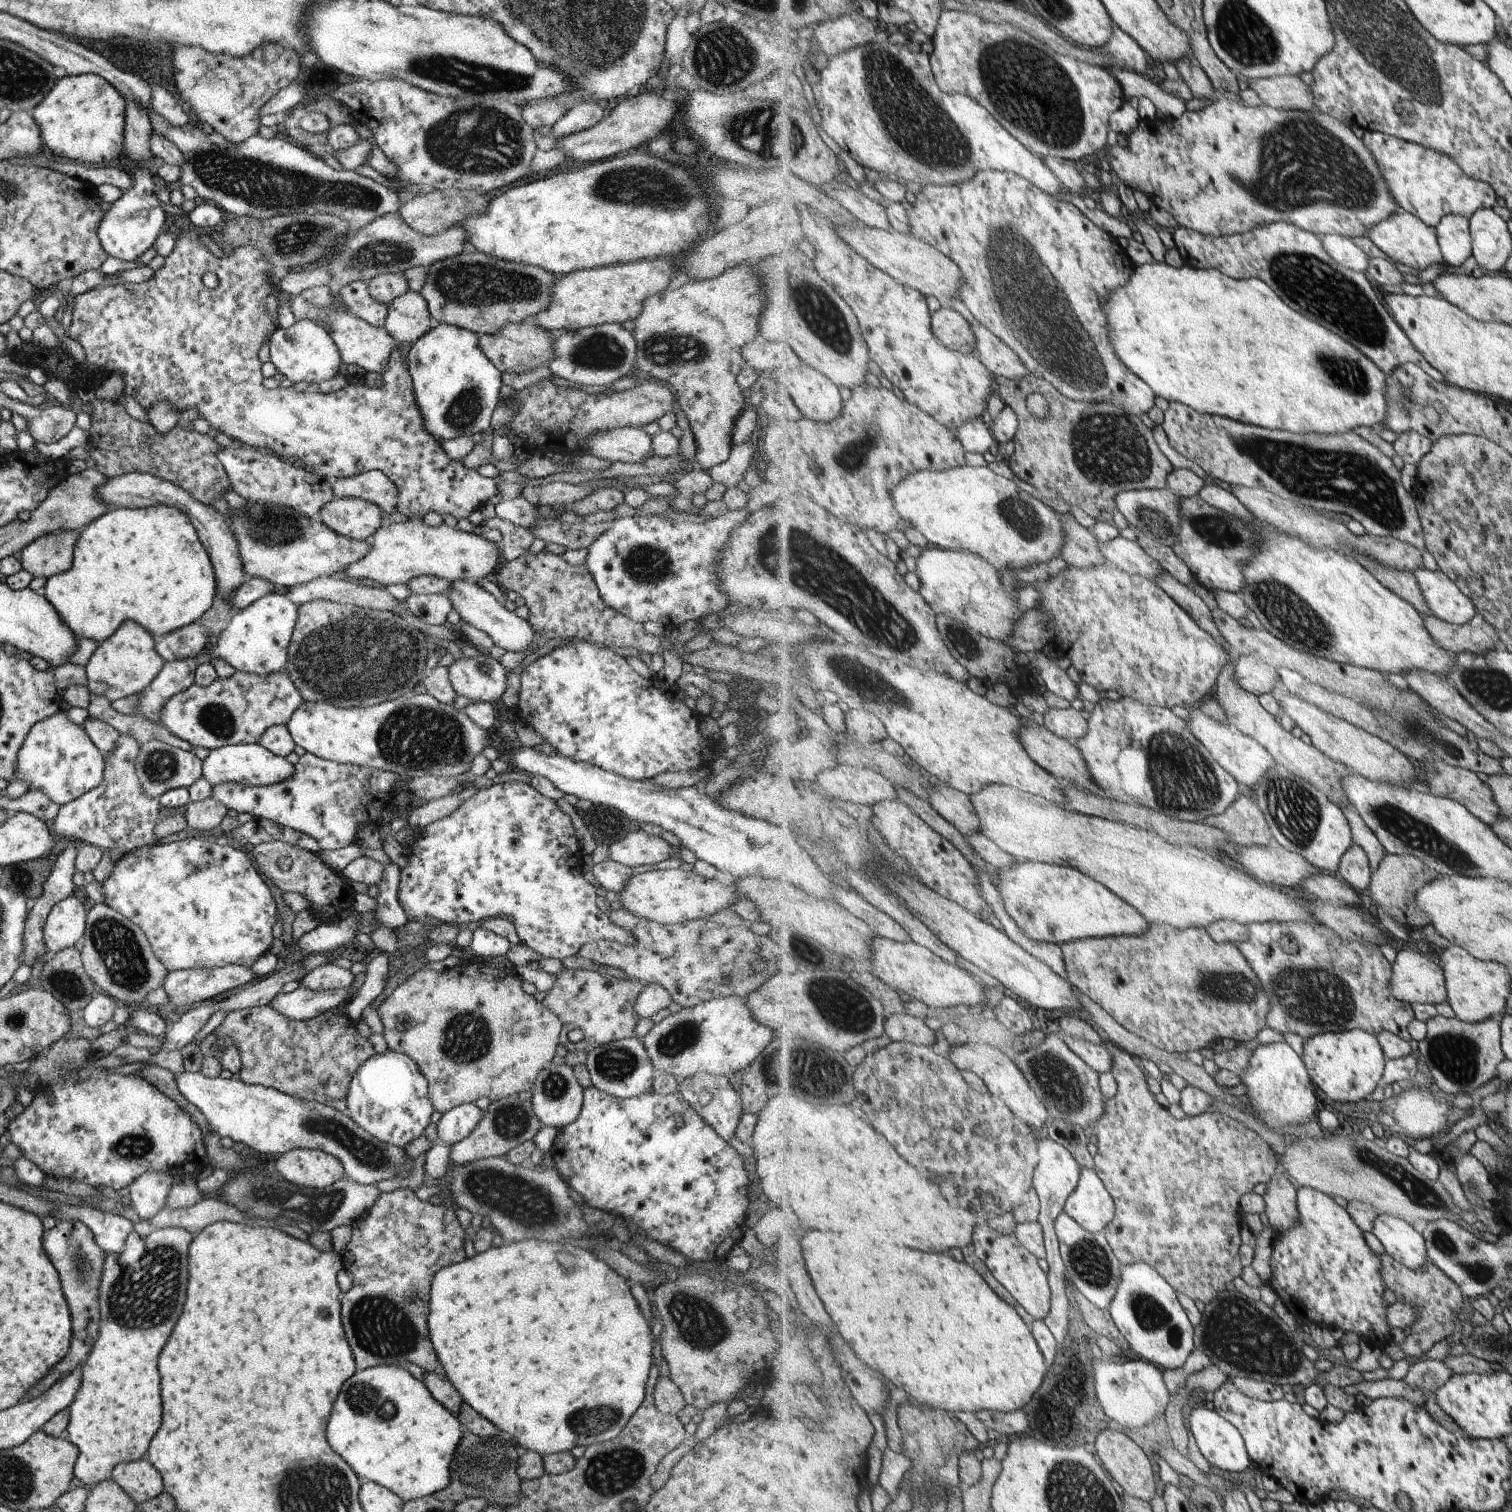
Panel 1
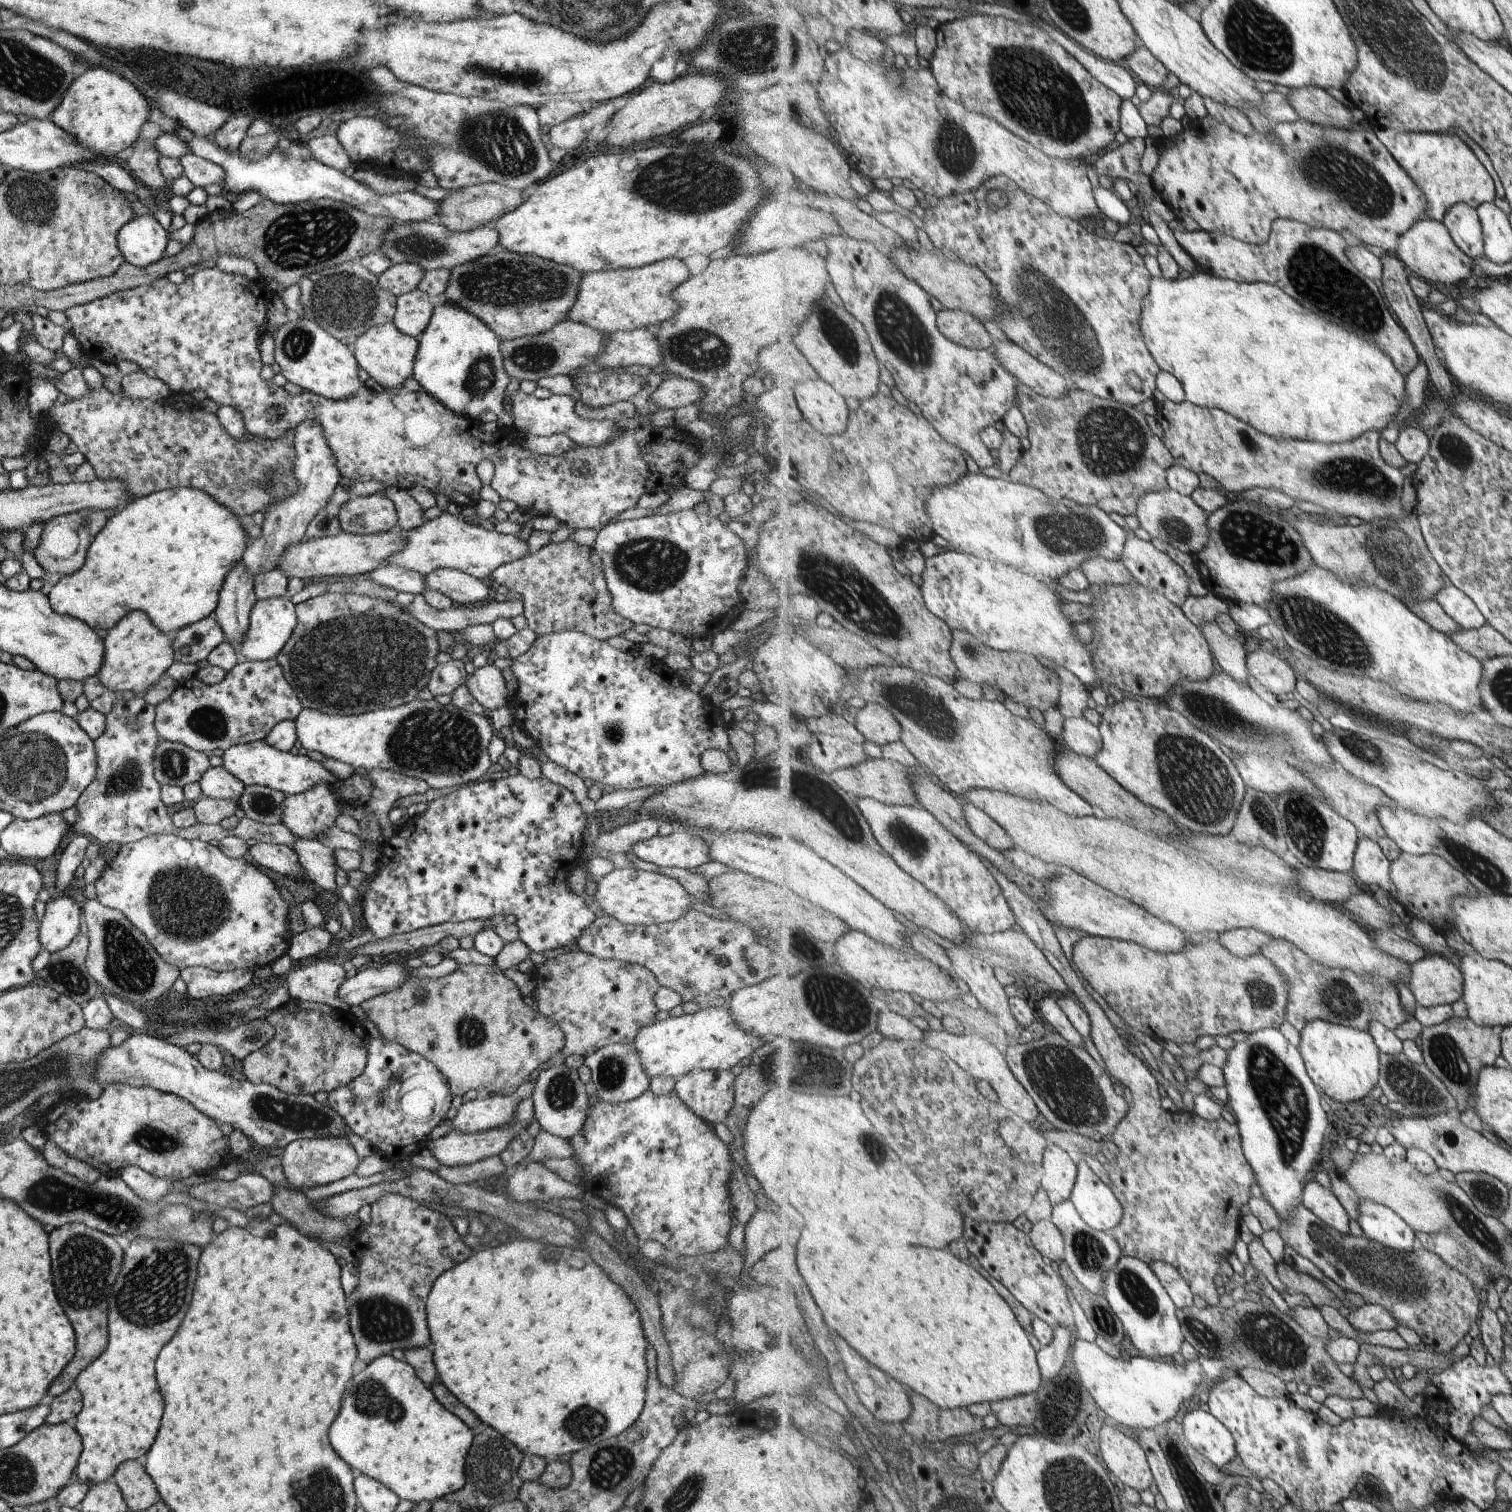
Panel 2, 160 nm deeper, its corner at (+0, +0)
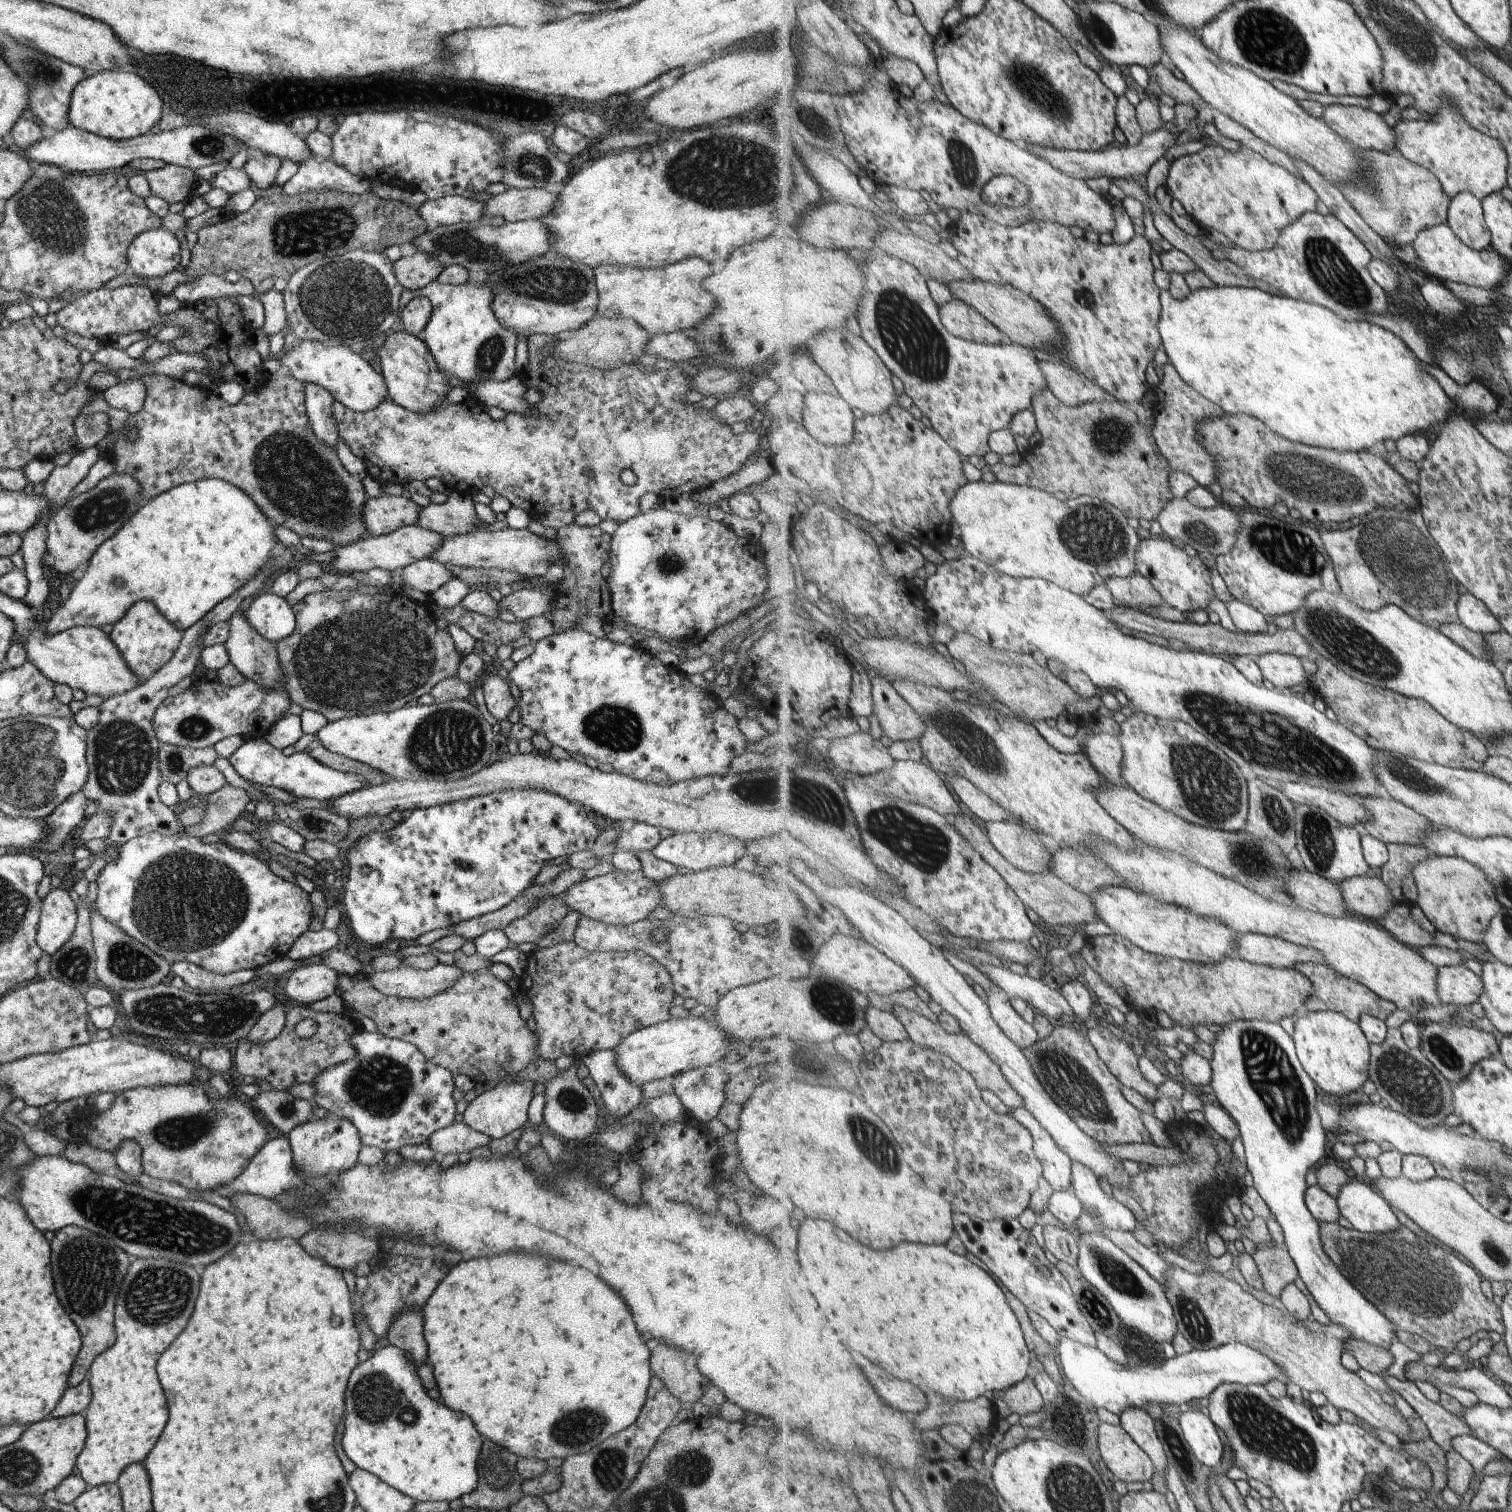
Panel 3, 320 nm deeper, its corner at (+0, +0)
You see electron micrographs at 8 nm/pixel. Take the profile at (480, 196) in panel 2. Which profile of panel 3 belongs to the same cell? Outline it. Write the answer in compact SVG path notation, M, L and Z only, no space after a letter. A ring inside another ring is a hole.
M511 187L502 194L493 195L485 201L485 216L501 216L508 223L540 219L552 211L556 196L544 189Z

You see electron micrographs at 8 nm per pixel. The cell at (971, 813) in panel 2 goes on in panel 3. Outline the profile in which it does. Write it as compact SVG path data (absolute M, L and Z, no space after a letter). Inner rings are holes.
M986 822L990 841L999 852L1022 871L1039 874L1051 872L1051 852L1041 842L1037 831L1030 831L1015 822Z

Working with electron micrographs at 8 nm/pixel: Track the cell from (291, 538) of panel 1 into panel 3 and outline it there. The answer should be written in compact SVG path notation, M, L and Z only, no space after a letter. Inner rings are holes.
M403 525L386 535L367 535L358 541L344 547L333 548L335 560L332 564L343 575L353 571L361 572L367 569L383 569L393 572L395 568L401 568L421 559L429 559L433 551L440 547L444 539L441 533L420 527L419 525Z

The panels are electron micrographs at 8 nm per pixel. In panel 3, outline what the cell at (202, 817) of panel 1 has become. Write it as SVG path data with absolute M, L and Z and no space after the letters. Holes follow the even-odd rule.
M225 783L220 789L208 794L206 810L199 823L199 839L205 834L221 835L241 816L245 804L250 801L248 794L239 787Z

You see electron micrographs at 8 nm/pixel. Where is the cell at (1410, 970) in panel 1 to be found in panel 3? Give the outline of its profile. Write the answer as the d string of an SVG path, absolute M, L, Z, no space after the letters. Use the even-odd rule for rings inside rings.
M1464 965L1439 969L1438 993L1447 1004L1469 1007L1479 1002L1483 991L1482 976L1477 976Z

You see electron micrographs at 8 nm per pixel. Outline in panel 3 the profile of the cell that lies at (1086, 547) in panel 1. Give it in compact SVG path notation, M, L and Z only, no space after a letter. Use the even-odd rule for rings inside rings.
M1139 572L1130 577L1110 578L1107 586L1122 606L1133 610L1143 611L1147 608L1159 608L1166 601L1154 584Z

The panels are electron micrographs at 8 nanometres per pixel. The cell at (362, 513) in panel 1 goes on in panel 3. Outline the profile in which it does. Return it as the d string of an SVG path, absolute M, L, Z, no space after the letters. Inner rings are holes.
M382 495L366 500L362 508L366 534L386 535L403 525L415 525L420 508L410 495Z

